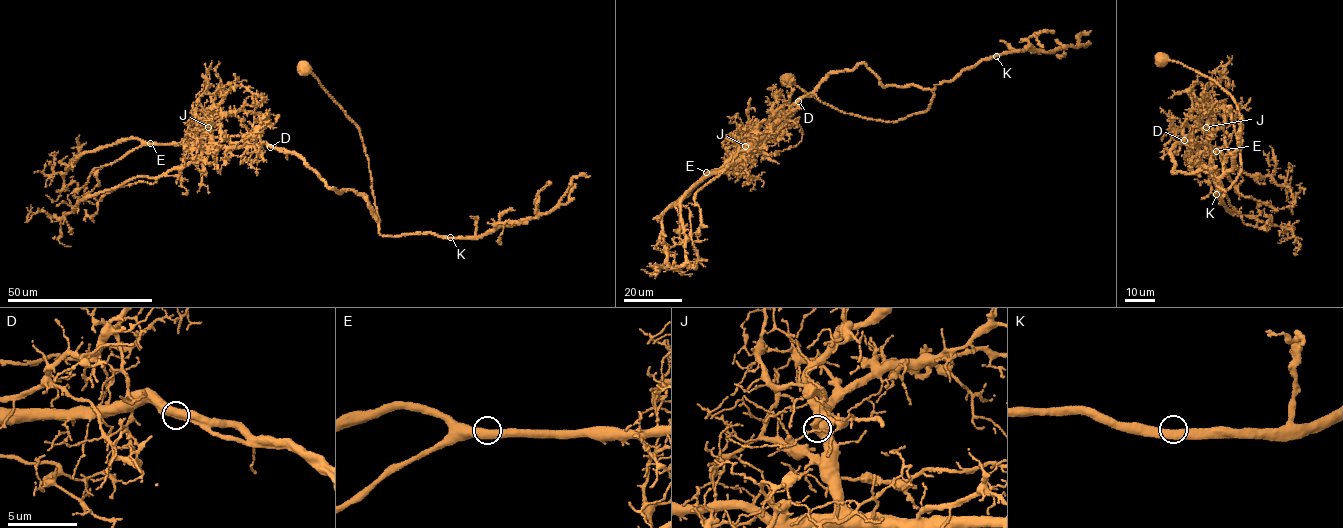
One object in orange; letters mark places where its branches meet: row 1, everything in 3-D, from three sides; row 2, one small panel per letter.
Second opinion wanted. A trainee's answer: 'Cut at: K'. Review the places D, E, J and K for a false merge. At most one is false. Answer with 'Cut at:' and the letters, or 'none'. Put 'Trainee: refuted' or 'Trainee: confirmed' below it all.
Cut at: none
Trainee: refuted

